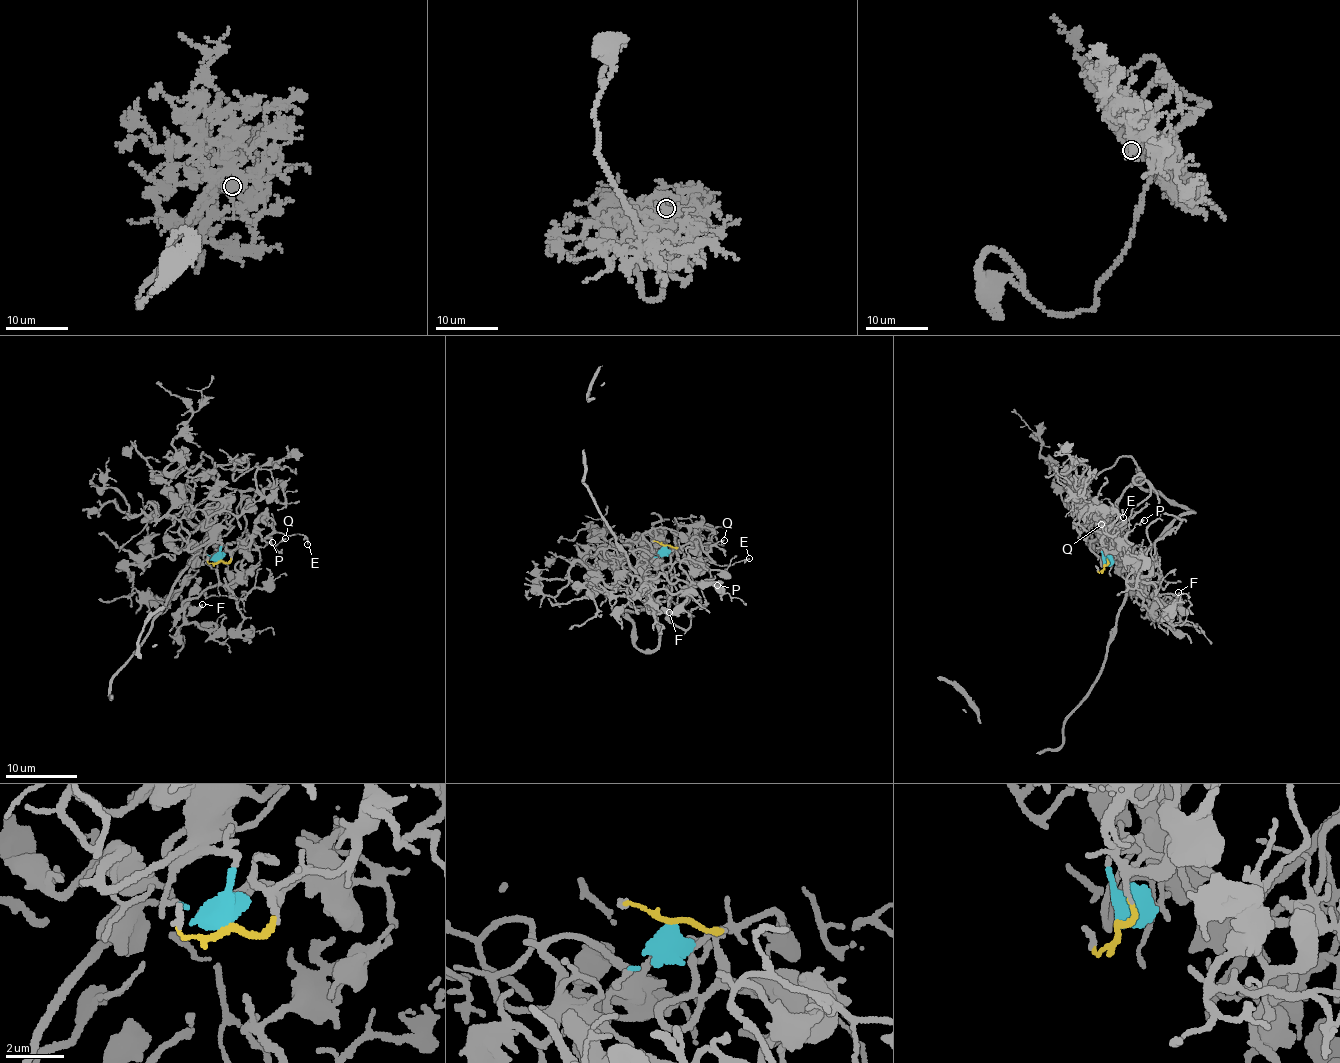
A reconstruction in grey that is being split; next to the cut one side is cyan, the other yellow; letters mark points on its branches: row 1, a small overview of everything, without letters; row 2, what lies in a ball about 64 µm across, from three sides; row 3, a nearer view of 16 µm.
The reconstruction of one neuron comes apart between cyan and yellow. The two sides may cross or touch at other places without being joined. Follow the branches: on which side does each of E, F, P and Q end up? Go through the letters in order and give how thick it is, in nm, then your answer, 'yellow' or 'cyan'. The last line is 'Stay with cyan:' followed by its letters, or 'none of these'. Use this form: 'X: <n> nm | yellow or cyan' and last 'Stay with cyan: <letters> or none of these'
E: 110 nm | yellow
F: 240 nm | cyan
P: 180 nm | yellow
Q: 190 nm | yellow
Stay with cyan: F

